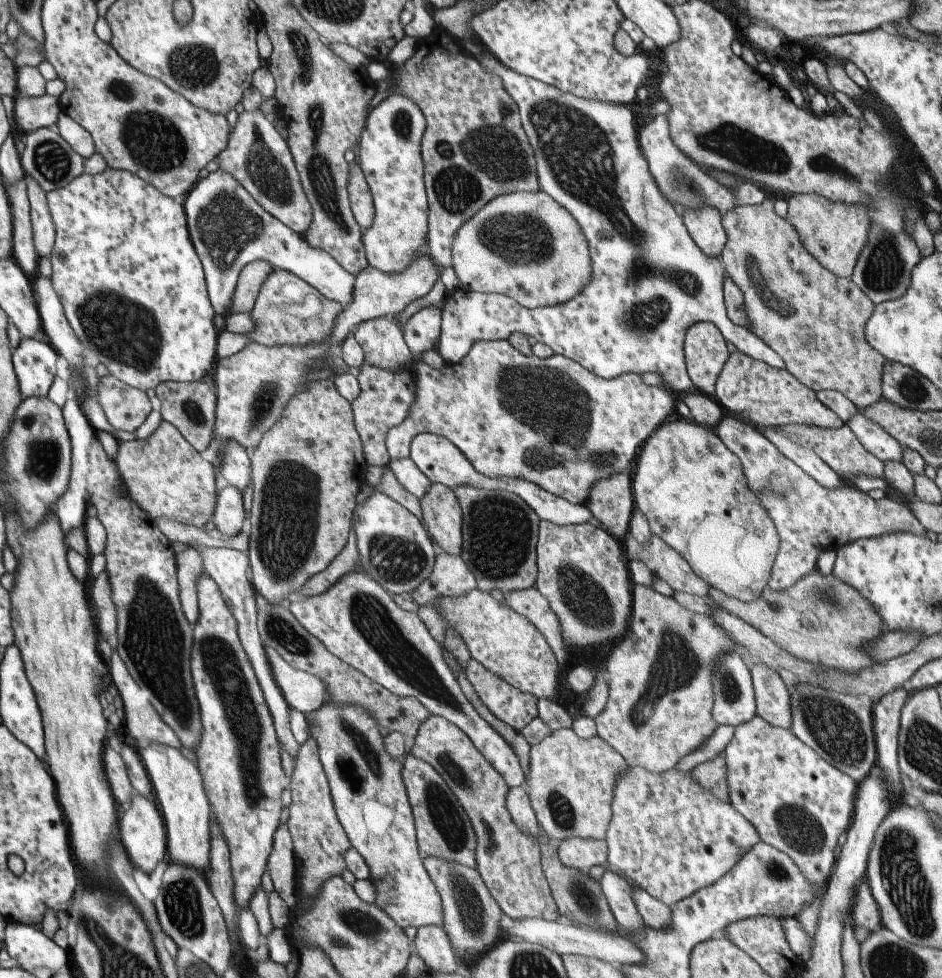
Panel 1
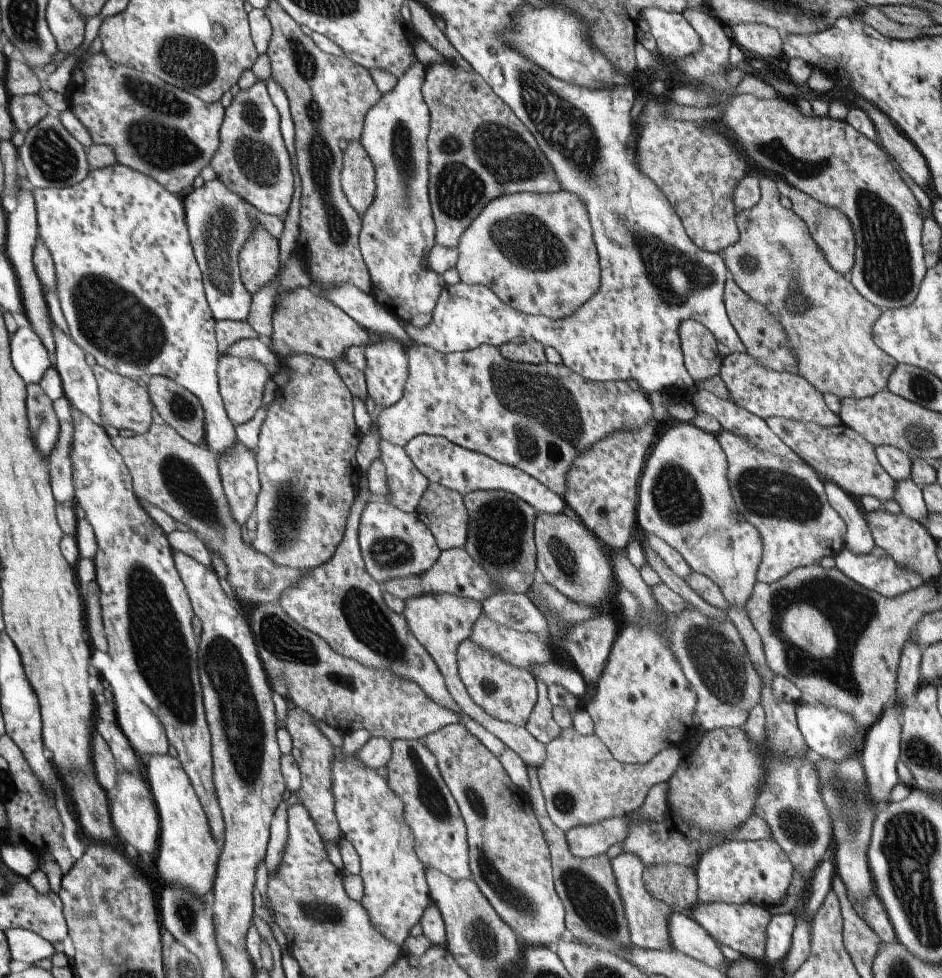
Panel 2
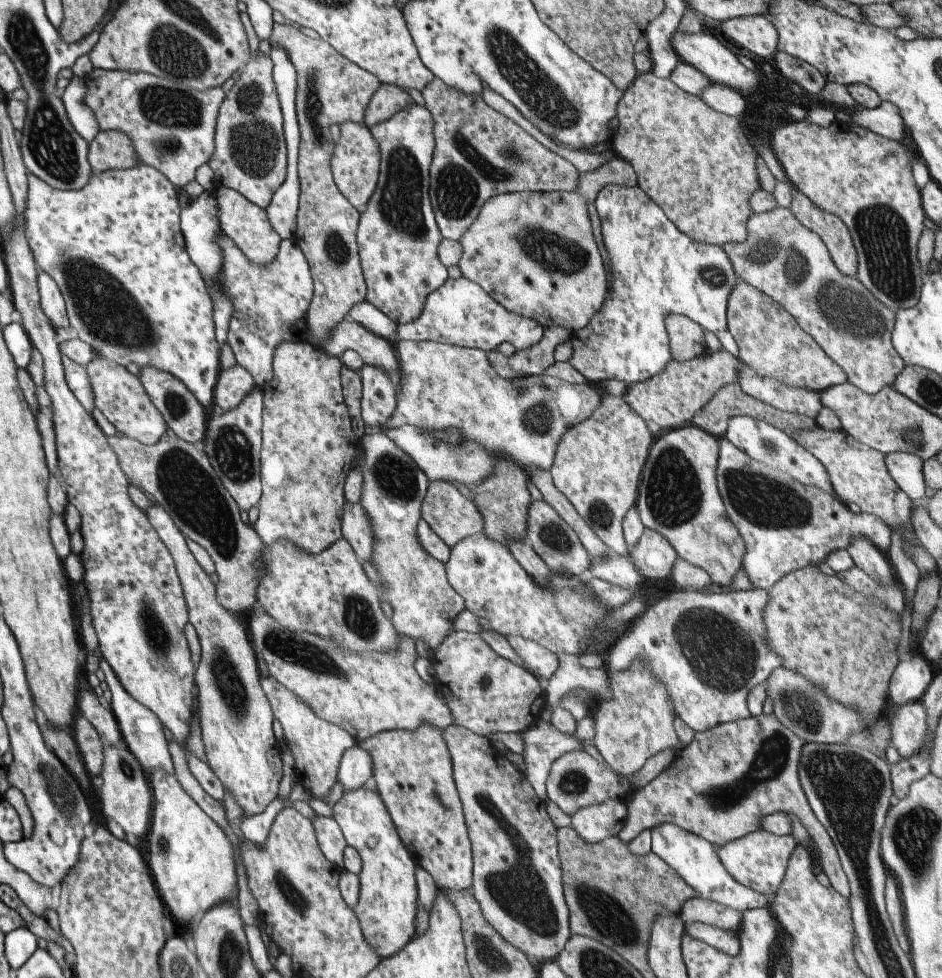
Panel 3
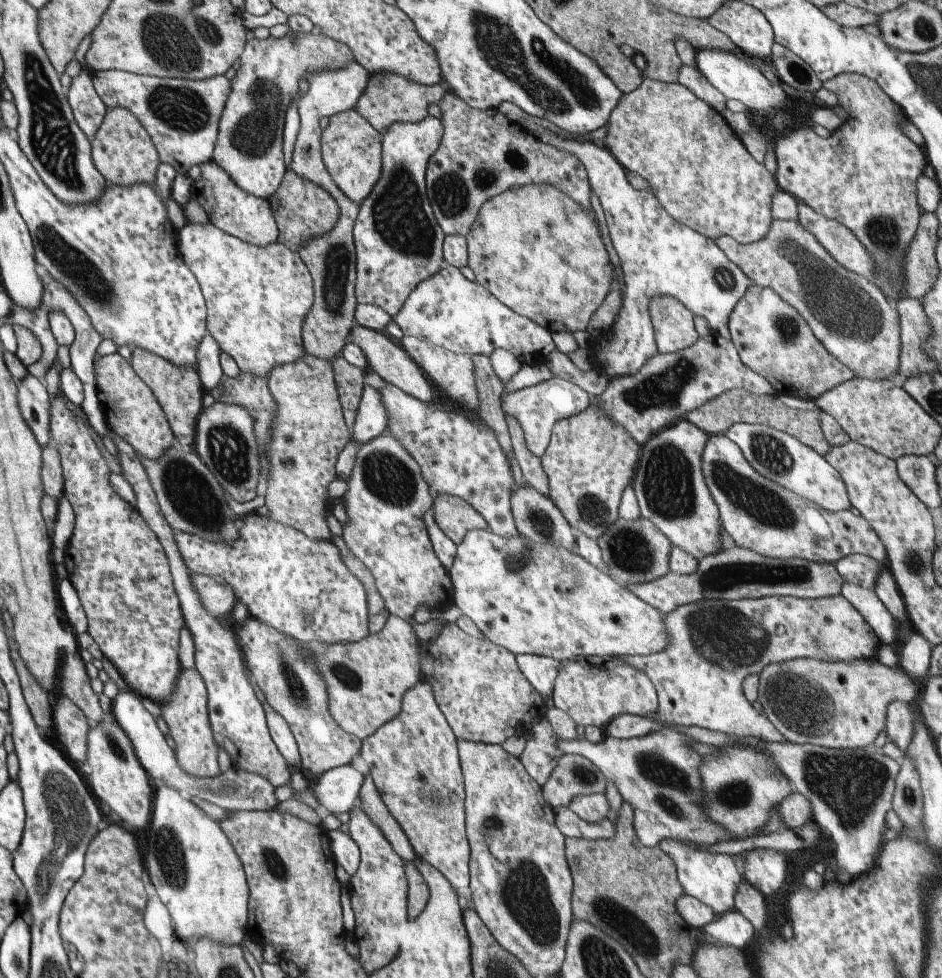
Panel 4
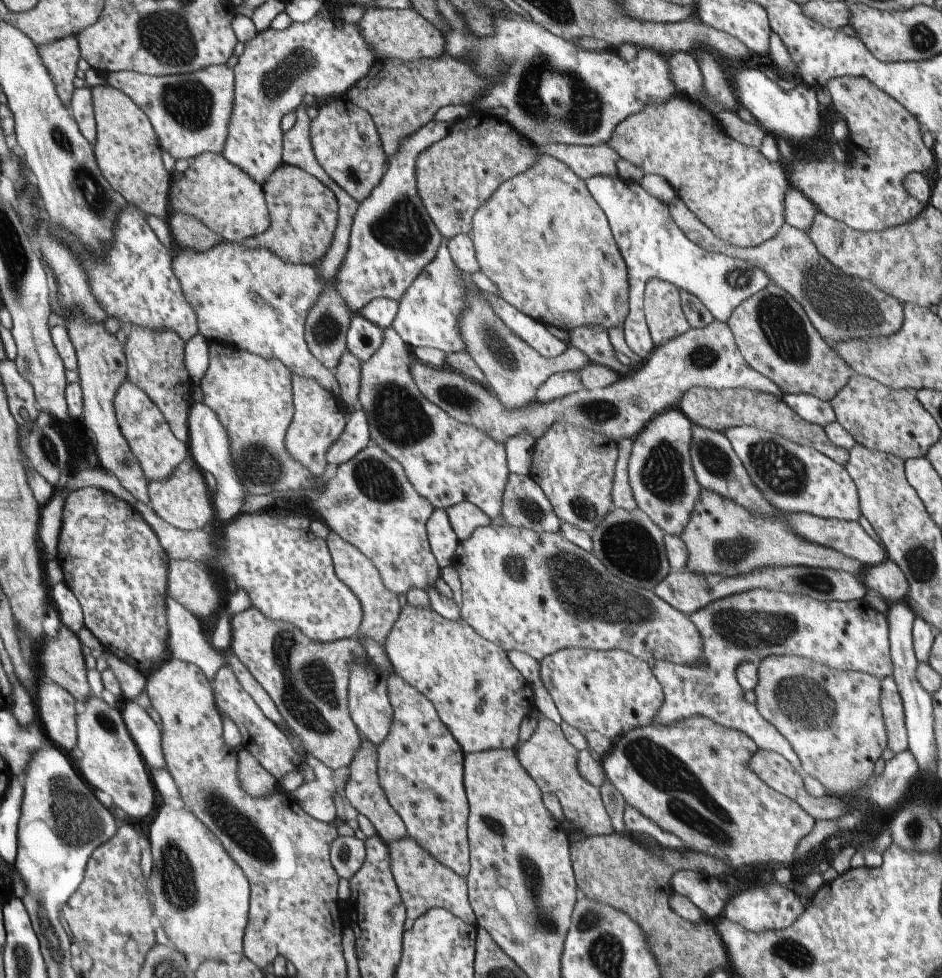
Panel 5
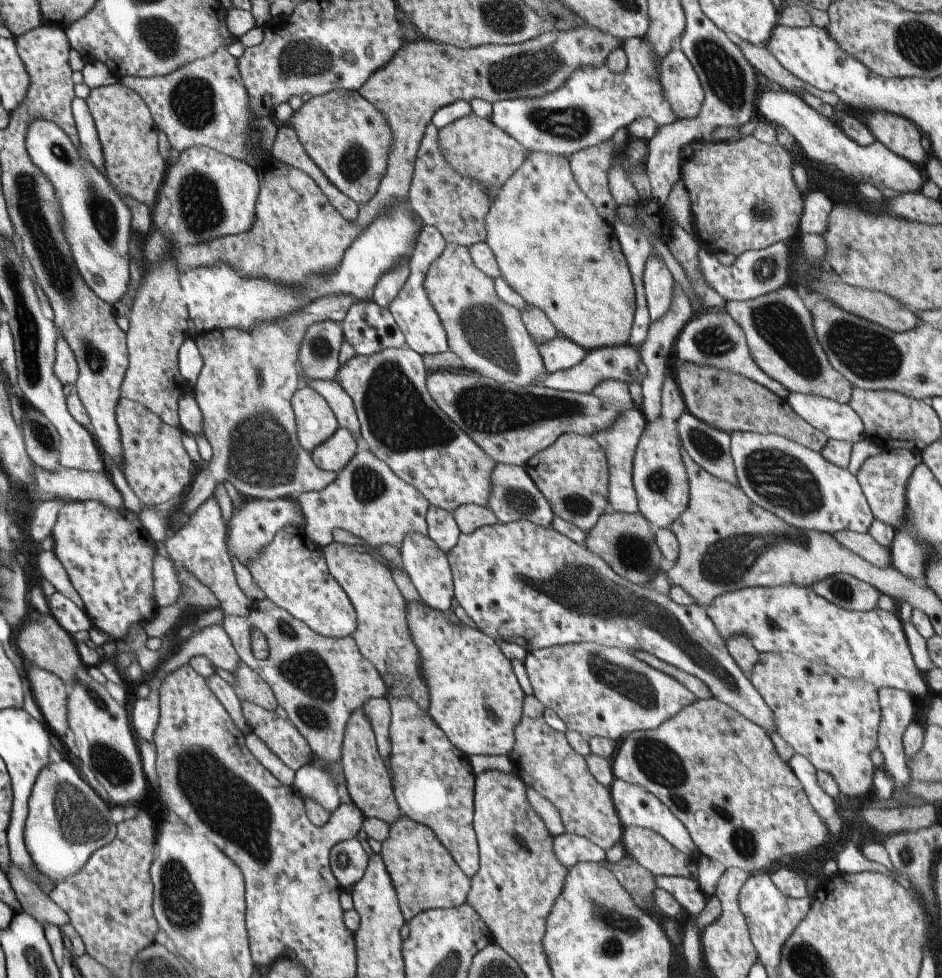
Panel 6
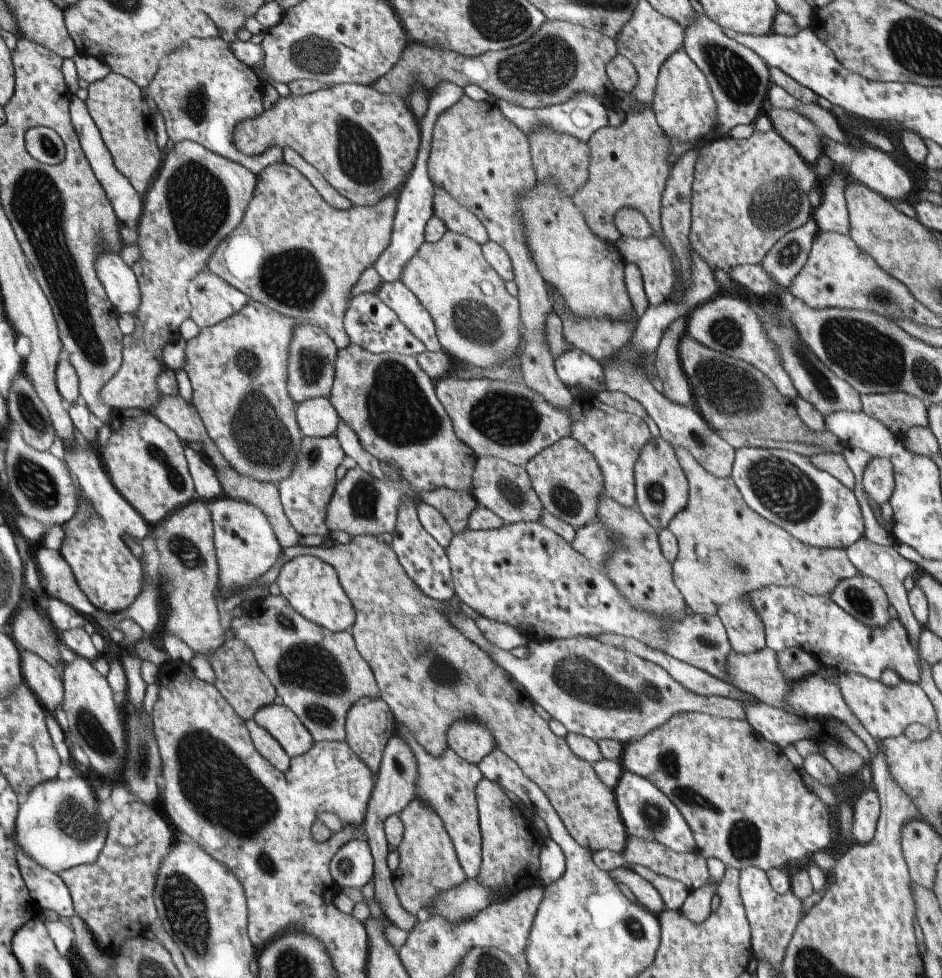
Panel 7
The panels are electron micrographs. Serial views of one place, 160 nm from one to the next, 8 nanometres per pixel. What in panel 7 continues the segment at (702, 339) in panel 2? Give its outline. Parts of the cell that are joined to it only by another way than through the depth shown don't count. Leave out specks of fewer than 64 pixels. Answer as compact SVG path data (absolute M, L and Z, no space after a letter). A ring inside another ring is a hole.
M655 234L644 239L620 235L614 242L614 247L624 264L637 265L649 305L656 305L671 298L676 270L670 250L664 247Z

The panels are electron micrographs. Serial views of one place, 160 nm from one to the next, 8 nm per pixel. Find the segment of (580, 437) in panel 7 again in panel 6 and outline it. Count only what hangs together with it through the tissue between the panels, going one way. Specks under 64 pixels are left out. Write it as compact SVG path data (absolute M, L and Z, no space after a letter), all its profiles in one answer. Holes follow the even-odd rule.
M635 407L629 410L623 408L622 412L606 429L595 431L589 435L601 447L606 458L608 466L606 497L615 513L630 515L638 512L638 502L632 485L632 458L645 423L644 416Z

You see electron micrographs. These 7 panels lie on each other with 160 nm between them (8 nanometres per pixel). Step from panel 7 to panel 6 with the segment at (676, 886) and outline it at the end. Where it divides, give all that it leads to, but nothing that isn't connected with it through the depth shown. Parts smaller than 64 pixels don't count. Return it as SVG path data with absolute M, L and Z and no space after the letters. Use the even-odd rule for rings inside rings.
M680 874L675 877L659 875L654 878L654 884L671 894L678 902L681 910L685 910L691 917L696 917L702 911L705 896L703 896L703 892L694 880Z

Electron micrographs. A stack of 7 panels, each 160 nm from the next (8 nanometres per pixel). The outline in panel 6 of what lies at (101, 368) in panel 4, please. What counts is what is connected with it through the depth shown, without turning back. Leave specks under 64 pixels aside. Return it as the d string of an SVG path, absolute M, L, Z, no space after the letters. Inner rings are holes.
M120 398L116 423L121 445L120 471L142 507L169 508L190 486L196 466L181 445L181 429L165 424L142 404Z

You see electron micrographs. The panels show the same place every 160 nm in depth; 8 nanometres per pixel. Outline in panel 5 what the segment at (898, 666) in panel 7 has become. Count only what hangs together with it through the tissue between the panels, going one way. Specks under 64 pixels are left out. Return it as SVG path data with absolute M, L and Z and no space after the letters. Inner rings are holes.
M753 589L714 600L703 608L692 612L688 617L701 635L704 644L704 662L694 667L651 660L647 663L653 676L660 682L664 694L664 701L650 724L666 725L693 715L701 715L721 726L743 732L759 749L777 752L799 772L801 771L800 760L791 745L777 732L774 726L761 718L754 704L748 704L742 699L743 690L737 684L734 675L735 667L743 661L752 662L757 666L762 658L769 655L795 655L838 671L867 673L879 681L892 673L886 616L871 608L864 599L818 601L809 595Z

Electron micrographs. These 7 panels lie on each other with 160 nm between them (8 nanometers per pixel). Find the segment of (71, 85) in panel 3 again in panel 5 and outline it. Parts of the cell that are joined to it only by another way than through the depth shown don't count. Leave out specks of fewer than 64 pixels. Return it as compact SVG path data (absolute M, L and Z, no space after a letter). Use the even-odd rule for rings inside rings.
M90 87L74 89L69 99L71 116L78 126L81 136L93 146L96 141L96 124L90 99Z

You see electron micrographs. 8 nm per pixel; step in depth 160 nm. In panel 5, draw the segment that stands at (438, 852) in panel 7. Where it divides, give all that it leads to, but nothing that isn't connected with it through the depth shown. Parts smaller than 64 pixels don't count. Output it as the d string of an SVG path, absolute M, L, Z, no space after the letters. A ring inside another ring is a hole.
M409 835L391 841L386 847L388 848L389 855L389 870L398 888L402 903L404 904L404 911L407 918L415 920L426 910L442 908L448 910L453 916L460 918L463 922L475 925L474 914L468 903L465 878L455 874L451 869L448 869L448 866L438 863L438 860L432 854L422 849Z

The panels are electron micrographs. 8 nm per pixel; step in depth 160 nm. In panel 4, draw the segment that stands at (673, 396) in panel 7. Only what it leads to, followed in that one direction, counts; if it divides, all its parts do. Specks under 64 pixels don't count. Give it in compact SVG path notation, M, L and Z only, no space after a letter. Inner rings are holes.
M685 418L675 422L651 435L640 445L640 455L631 478L632 489L638 504L640 515L650 520L671 545L678 546L683 552L699 560L705 555L721 552L719 542L720 520L718 510L713 502L700 469L700 454L702 453L706 435L700 428L691 424Z

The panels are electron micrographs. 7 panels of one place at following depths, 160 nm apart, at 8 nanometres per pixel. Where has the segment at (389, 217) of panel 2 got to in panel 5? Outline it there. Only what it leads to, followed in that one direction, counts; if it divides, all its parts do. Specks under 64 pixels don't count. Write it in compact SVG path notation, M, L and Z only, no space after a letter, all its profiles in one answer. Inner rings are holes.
M429 121L400 141L398 151L387 158L381 180L369 196L358 203L352 218L350 237L344 259L339 263L332 282L334 291L352 313L357 313L374 298L394 301L436 253L441 236L422 207L415 188L416 156L430 144L446 136L450 128L443 121Z

